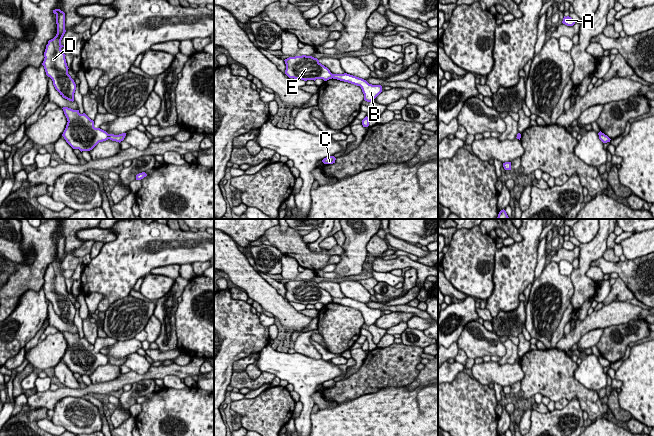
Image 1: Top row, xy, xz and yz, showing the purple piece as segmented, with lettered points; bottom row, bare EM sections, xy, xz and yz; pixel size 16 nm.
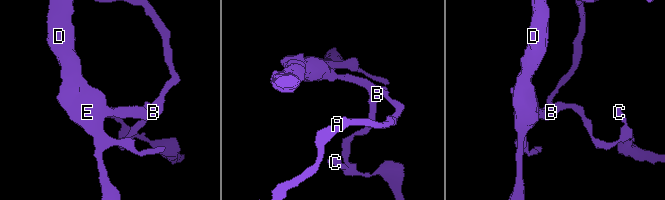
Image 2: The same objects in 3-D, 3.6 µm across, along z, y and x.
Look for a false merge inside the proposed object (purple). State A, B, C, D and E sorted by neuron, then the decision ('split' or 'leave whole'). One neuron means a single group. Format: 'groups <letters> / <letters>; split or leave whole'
groups A B C / D E; split

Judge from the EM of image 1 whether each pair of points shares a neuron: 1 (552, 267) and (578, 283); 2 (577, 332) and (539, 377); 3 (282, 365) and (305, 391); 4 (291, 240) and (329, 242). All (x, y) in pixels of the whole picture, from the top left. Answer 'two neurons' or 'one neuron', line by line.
1: two neurons
2: two neurons
3: one neuron
4: two neurons

